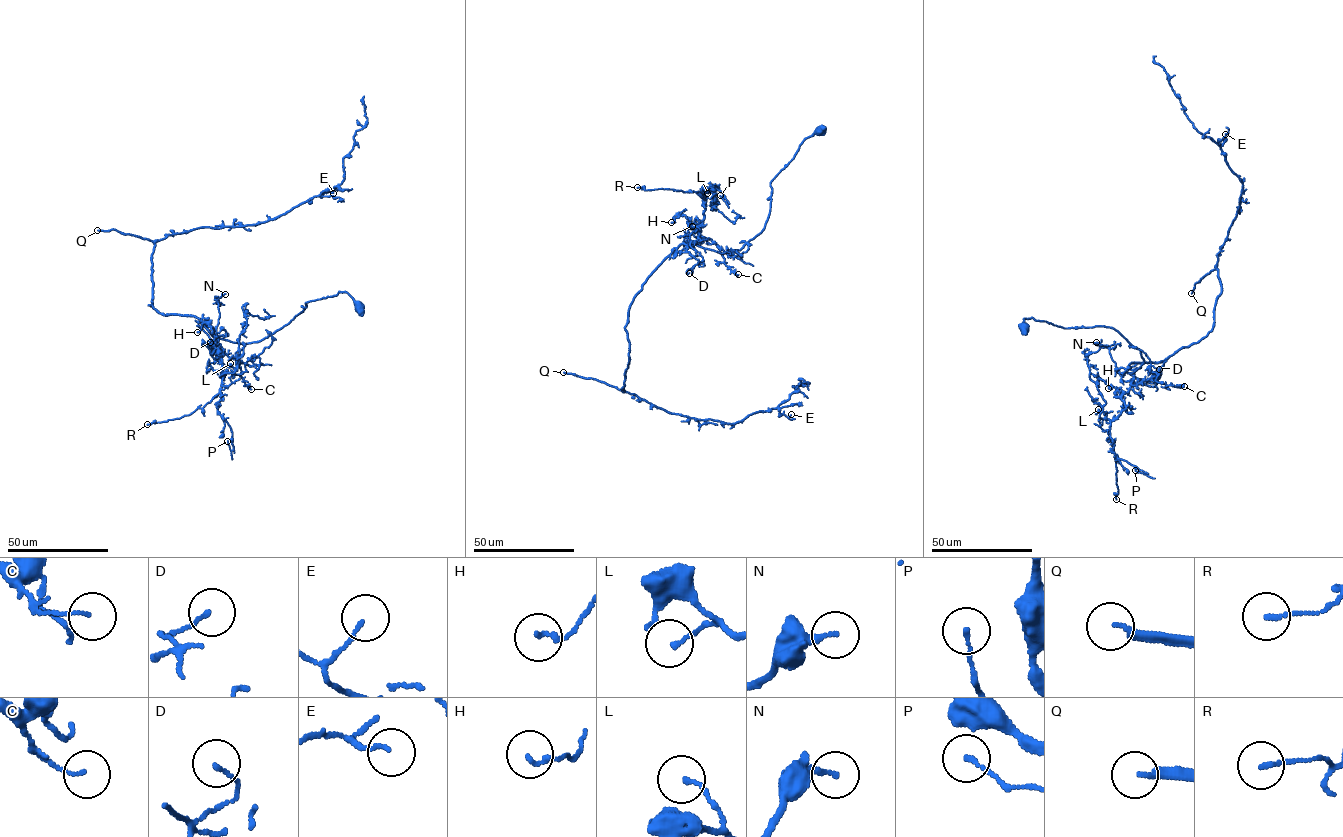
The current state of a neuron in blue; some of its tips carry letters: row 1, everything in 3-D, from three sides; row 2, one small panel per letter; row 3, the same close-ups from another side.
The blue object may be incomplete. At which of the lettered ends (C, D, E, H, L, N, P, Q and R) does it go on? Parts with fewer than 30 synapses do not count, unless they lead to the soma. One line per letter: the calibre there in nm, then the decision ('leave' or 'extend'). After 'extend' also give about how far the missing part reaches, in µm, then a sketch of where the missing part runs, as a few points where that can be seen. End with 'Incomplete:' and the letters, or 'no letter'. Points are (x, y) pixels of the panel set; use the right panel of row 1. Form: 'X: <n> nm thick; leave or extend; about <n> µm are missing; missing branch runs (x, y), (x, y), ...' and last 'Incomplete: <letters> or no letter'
C: 100 nm thick; leave
D: 110 nm thick; leave
E: 110 nm thick; leave
H: 140 nm thick; leave
L: 110 nm thick; leave
N: 150 nm thick; leave
P: 130 nm thick; leave
Q: 200 nm thick; extend; about 200 µm are missing; missing branch runs (1191, 293), (1193, 312), (1206, 322), (1205, 335), (1165, 361), (1158, 350), (1120, 338), (1105, 319), (1094, 315)
R: 120 nm thick; leave
Incomplete: Q

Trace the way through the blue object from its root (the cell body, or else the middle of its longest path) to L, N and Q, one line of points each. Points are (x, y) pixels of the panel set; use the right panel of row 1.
L: (1023, 326), (1032, 318), (1112, 327), (1139, 349), (1125, 409), (1112, 420), (1098, 409)
N: (1023, 326), (1032, 318), (1064, 328), (1112, 327), (1143, 360), (1132, 381), (1122, 380), (1109, 348), (1096, 342)
Q: (1023, 326), (1112, 327), (1140, 350), (1131, 375), (1130, 364), (1159, 362), (1211, 330), (1218, 270), (1191, 293)

